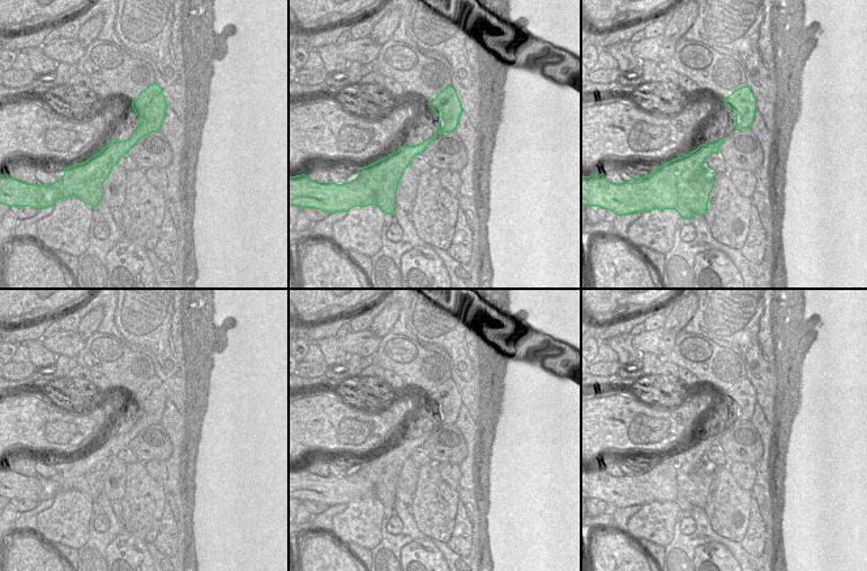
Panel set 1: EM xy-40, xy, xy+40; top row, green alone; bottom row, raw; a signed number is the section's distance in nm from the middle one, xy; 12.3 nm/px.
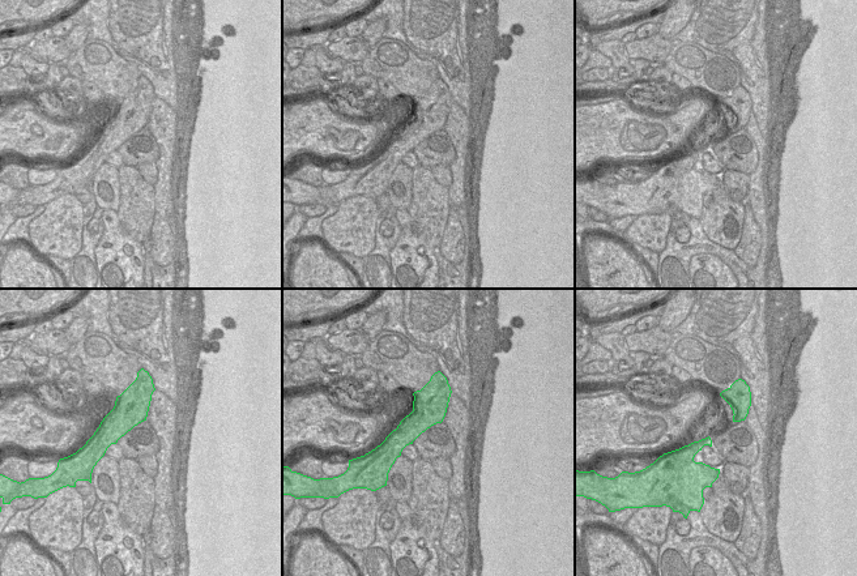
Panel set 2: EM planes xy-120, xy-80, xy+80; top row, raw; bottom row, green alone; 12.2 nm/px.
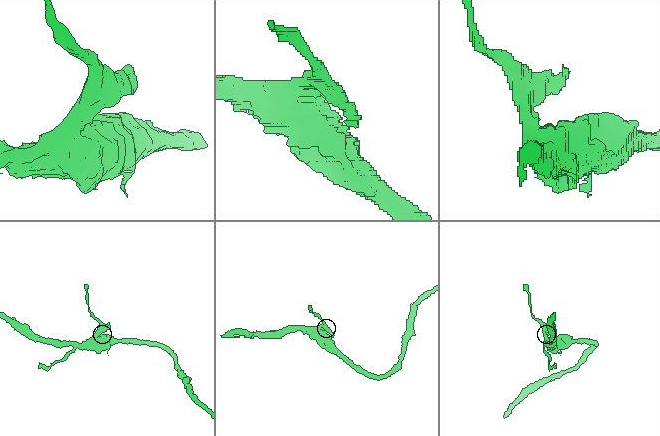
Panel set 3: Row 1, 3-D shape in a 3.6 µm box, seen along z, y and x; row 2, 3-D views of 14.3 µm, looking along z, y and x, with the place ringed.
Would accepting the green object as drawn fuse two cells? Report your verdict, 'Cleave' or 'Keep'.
Cleave.

